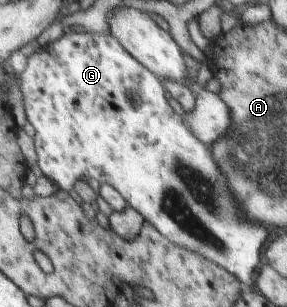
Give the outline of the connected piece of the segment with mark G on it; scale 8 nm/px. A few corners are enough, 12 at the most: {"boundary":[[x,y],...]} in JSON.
{"boundary":[[109,33],[27,57],[36,165],[254,288],[269,227]]}

